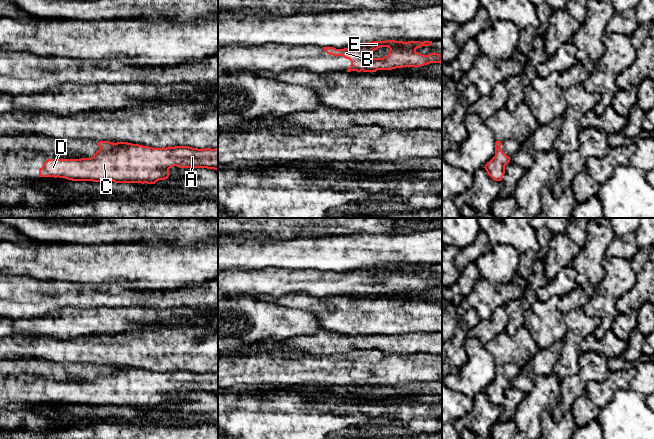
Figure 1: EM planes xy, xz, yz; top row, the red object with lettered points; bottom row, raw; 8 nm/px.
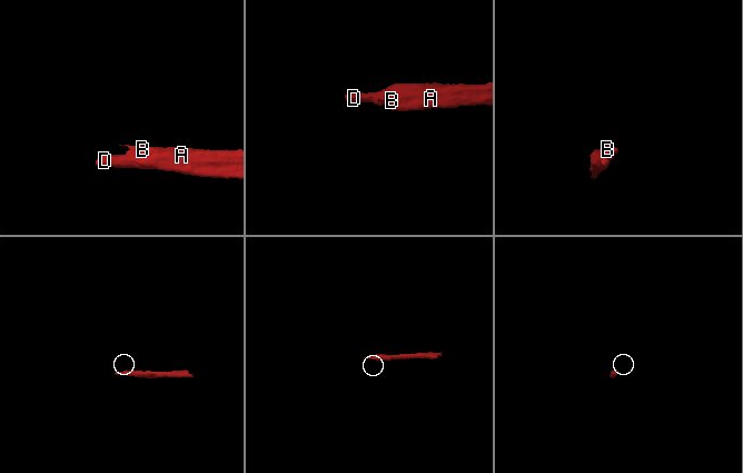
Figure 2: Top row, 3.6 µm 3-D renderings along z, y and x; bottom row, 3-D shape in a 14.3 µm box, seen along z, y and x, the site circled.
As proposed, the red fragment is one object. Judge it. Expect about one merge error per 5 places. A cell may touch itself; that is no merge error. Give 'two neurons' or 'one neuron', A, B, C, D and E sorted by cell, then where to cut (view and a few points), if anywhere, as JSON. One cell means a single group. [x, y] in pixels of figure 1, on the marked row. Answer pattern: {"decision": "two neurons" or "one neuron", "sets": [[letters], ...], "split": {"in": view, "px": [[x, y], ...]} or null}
{"decision": "one neuron", "sets": [["A", "B", "C", "D", "E"]], "split": null}

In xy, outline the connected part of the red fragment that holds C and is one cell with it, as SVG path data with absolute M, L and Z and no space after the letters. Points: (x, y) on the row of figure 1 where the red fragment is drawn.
M99 141L98 146L100 149L91 158L48 159L40 168L39 177L59 177L72 181L113 181L115 183L155 184L159 180L167 179L169 177L169 169L174 166L179 168L207 168L218 170L218 148L198 149L189 146L153 148L128 142L113 143L110 141Z

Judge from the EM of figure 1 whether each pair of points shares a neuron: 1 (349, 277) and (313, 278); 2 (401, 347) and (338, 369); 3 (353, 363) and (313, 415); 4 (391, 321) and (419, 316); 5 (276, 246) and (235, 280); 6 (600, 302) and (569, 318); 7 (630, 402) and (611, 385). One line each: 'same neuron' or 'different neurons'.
1: same neuron
2: different neurons
3: different neurons
4: same neuron
5: different neurons
6: different neurons
7: different neurons

